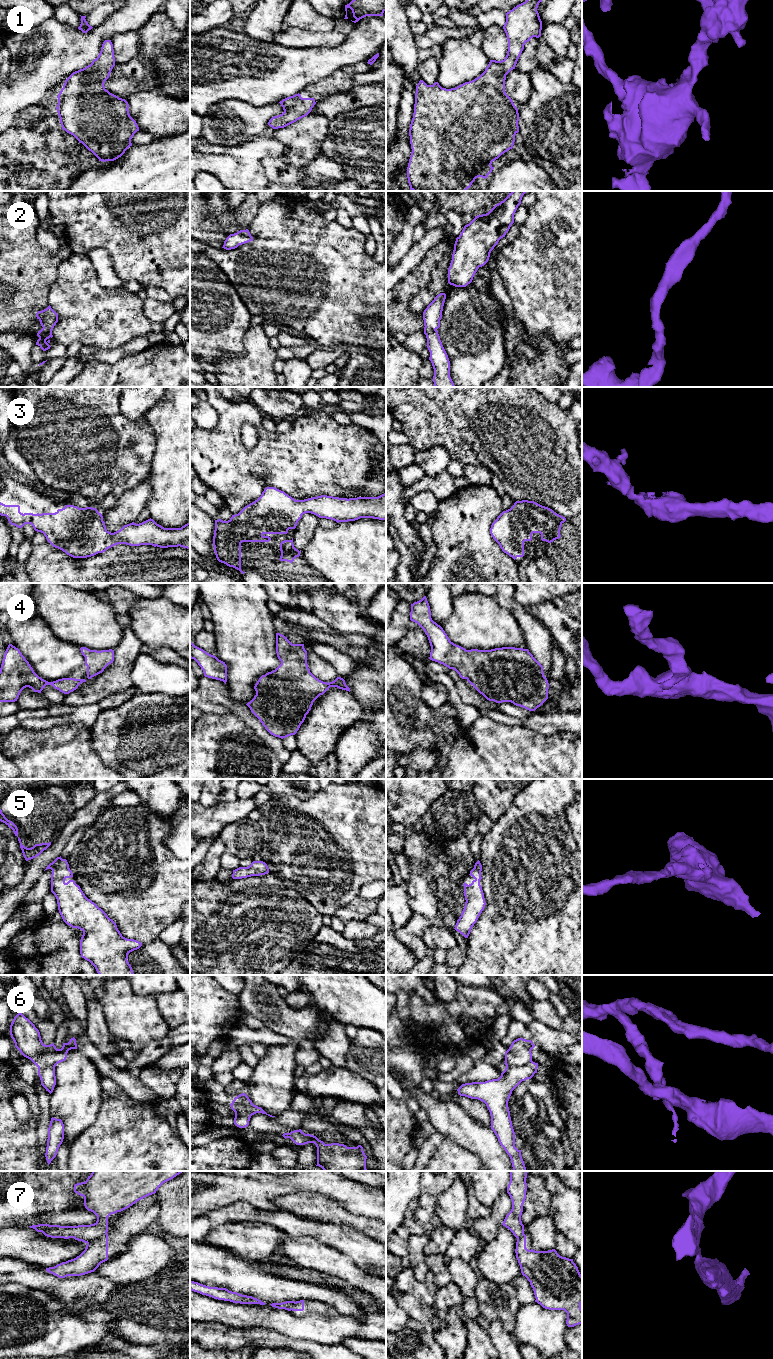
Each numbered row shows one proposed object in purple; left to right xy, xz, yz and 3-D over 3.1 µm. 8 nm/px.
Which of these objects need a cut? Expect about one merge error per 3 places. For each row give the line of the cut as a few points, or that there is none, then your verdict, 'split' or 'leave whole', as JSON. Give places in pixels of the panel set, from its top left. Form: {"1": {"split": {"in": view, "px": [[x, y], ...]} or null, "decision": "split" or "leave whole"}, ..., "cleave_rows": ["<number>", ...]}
{"1": {"split": null, "decision": "leave whole"}, "2": {"split": null, "decision": "leave whole"}, "3": {"split": null, "decision": "leave whole"}, "4": {"split": null, "decision": "leave whole"}, "5": {"split": null, "decision": "leave whole"}, "6": {"split": {"in": "xz", "px": [[248, 1098], [244, 1098], [241, 1101], [239, 1112], [235, 1117]]}, "decision": "split"}, "7": {"split": {"in": "xy", "px": [[106, 1232], [87, 1244]]}, "decision": "split"}, "cleave_rows": ["6", "7"]}

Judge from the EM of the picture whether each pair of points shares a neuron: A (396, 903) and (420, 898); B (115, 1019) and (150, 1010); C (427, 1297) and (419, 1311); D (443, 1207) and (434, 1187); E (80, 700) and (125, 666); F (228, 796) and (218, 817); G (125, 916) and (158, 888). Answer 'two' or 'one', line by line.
A: two
B: one
C: two
D: two
E: one
F: two
G: one

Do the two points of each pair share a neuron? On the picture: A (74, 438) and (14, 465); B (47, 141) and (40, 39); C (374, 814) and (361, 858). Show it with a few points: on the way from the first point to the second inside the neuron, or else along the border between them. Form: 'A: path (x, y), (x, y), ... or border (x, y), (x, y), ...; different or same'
A: border (16, 438), (17, 450), (28, 463), (38, 480); different
B: border (47, 101), (32, 104), (21, 109); different
C: path (365, 825), (363, 827), (361, 847); same

